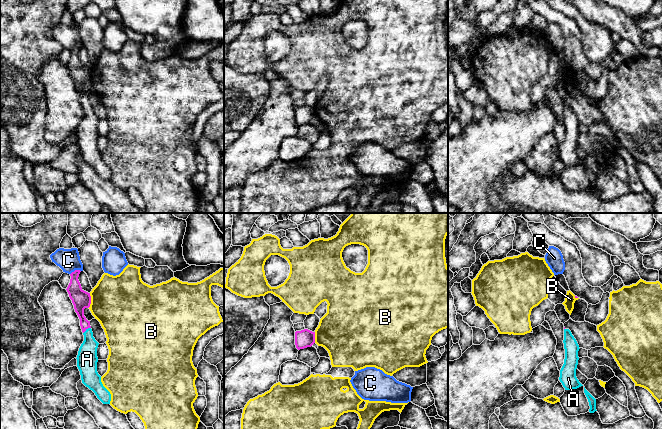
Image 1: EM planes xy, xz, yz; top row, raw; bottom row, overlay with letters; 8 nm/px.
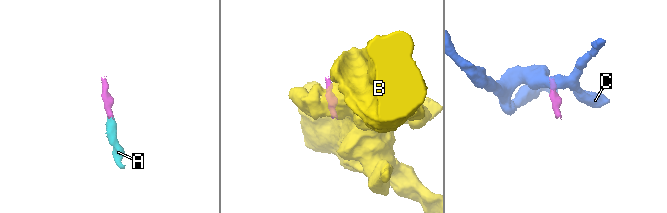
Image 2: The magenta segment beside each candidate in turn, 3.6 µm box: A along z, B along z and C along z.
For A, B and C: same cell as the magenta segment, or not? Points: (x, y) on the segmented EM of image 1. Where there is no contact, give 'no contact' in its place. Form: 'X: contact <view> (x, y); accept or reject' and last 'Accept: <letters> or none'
A: contact xy (85, 330); accept
B: contact xy (90, 300); reject
C: contact xy (75, 270); reject
Accept: A

